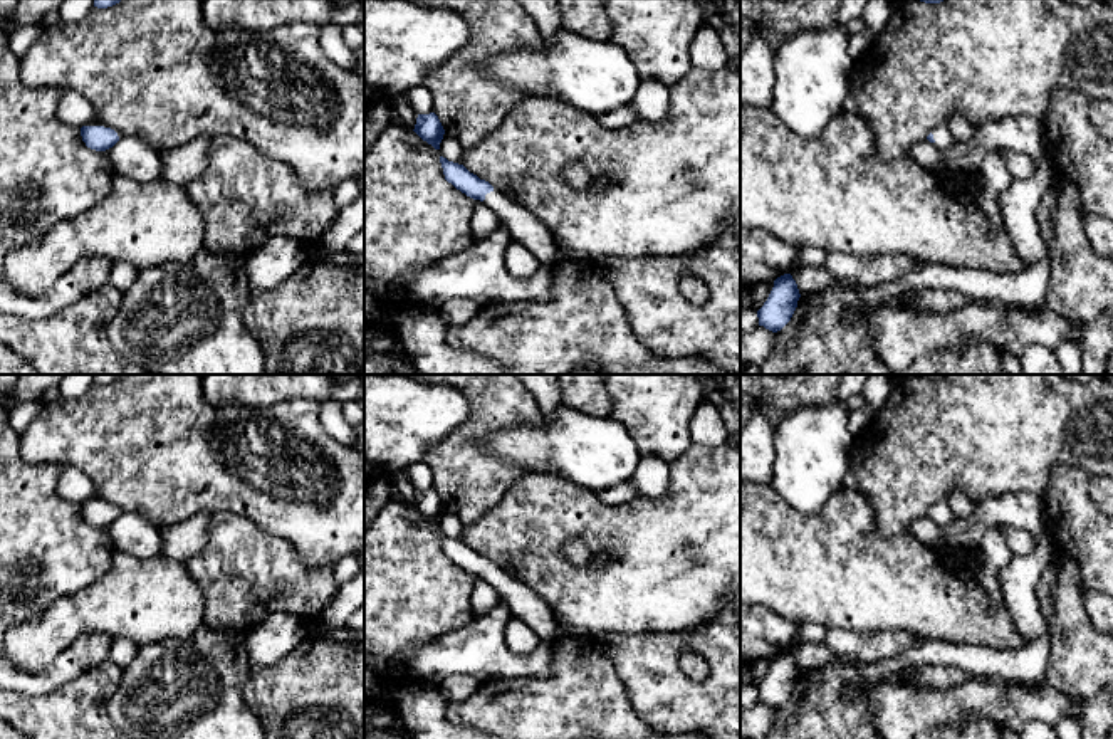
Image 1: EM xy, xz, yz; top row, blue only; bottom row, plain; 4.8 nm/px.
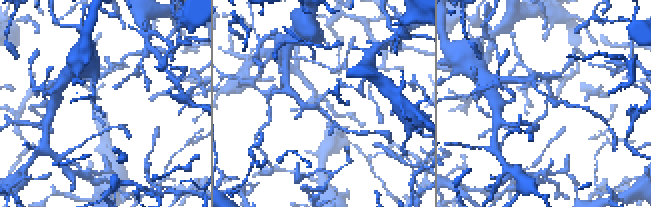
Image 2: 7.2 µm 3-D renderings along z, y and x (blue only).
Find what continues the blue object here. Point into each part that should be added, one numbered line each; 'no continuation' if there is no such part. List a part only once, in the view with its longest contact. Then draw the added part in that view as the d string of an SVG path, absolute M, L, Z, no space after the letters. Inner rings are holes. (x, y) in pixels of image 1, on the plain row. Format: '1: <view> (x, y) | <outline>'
1: xz (522, 603) | M497 564L485 571L483 579L497 590L512 618L522 620L544 642L557 640L552 610L544 598Z

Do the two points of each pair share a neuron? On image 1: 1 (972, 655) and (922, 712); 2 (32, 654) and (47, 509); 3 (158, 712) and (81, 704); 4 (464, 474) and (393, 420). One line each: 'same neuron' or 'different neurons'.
1: different neurons
2: different neurons
3: different neurons
4: different neurons

